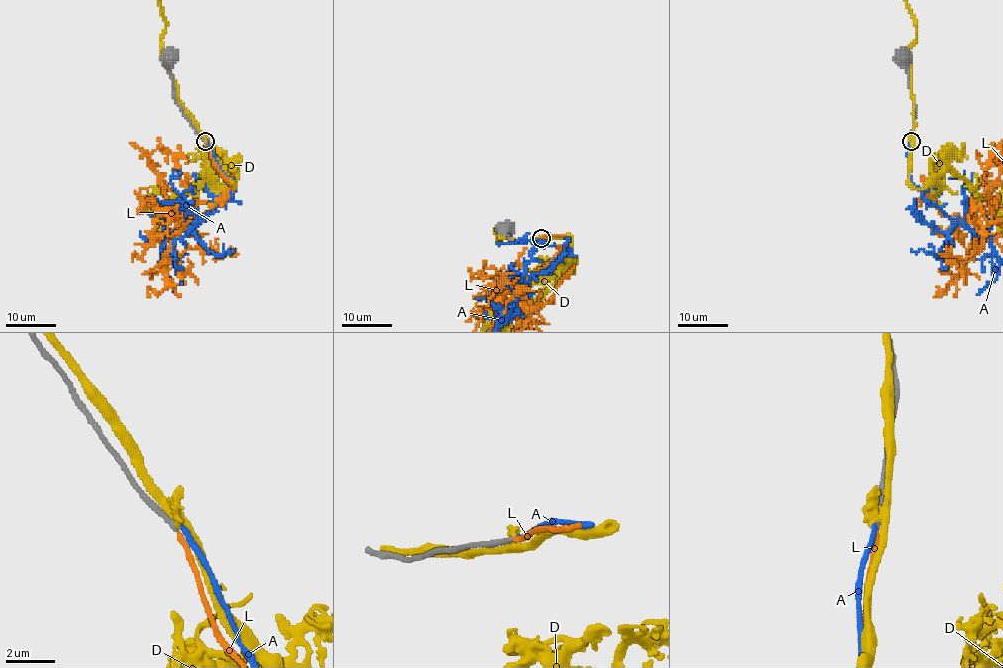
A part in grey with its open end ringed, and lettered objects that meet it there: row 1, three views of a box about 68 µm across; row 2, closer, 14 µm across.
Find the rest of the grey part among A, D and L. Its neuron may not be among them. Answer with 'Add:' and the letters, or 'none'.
Add: none

